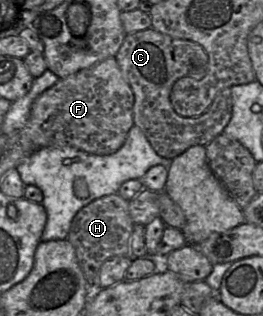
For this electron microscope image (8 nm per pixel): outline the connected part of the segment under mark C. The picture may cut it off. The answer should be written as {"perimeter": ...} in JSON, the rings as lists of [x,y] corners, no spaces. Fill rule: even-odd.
{"perimeter":[[[148,28],[127,34],[115,59],[134,95],[134,125],[142,130],[159,156],[173,159],[191,146],[206,146],[220,135],[229,123],[232,115],[230,88],[221,90],[206,111],[197,117],[182,117],[171,105],[169,95],[173,84],[179,78],[201,79],[206,75],[208,55],[200,44],[190,40],[175,39]]]}

